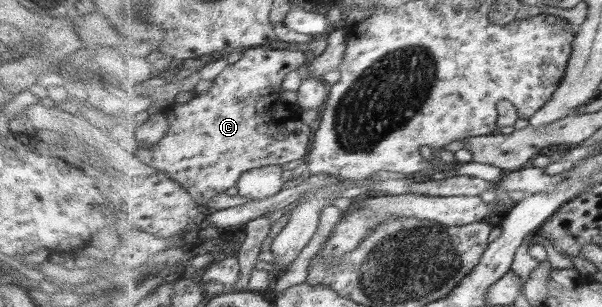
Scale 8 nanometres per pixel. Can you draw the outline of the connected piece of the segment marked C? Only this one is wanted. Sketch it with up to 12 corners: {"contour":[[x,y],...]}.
{"contour":[[250,47],[128,154],[207,207],[306,160],[283,79],[313,53]]}

